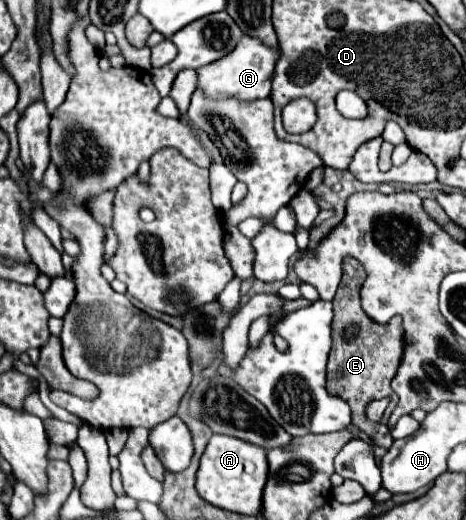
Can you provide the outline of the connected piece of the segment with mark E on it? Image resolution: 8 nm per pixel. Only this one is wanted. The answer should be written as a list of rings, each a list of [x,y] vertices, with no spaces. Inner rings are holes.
[[[348,257],[342,263],[342,283],[334,297],[334,321],[332,321],[332,351],[326,365],[326,387],[330,395],[344,399],[352,410],[352,427],[360,429],[370,437],[370,441],[378,447],[388,449],[392,445],[392,435],[386,427],[390,413],[398,403],[398,395],[392,391],[390,381],[396,375],[396,367],[400,365],[400,355],[404,349],[404,331],[402,319],[392,317],[388,323],[378,325],[360,307],[360,287],[366,279],[364,267]],[[390,397],[390,405],[384,411],[382,423],[372,423],[364,417],[364,407],[368,401]]]

